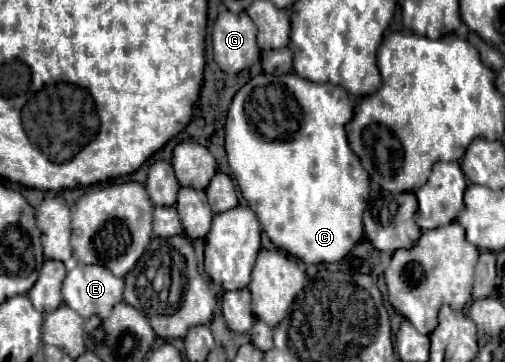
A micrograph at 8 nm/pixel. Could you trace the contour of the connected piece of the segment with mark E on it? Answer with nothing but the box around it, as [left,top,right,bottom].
[62,265,124,319]

